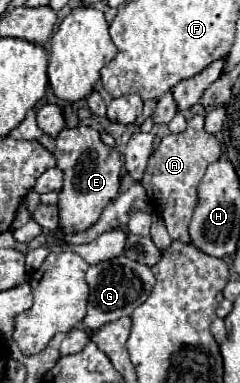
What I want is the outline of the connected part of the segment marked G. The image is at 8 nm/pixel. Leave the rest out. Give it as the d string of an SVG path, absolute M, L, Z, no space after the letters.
M117 256L113 260L89 266L85 282L89 286L89 300L87 300L87 314L83 318L83 326L87 330L97 330L107 322L129 316L131 310L135 310L135 306L141 306L147 300L151 286L155 284L155 276L151 274L149 266L133 262L127 256Z

